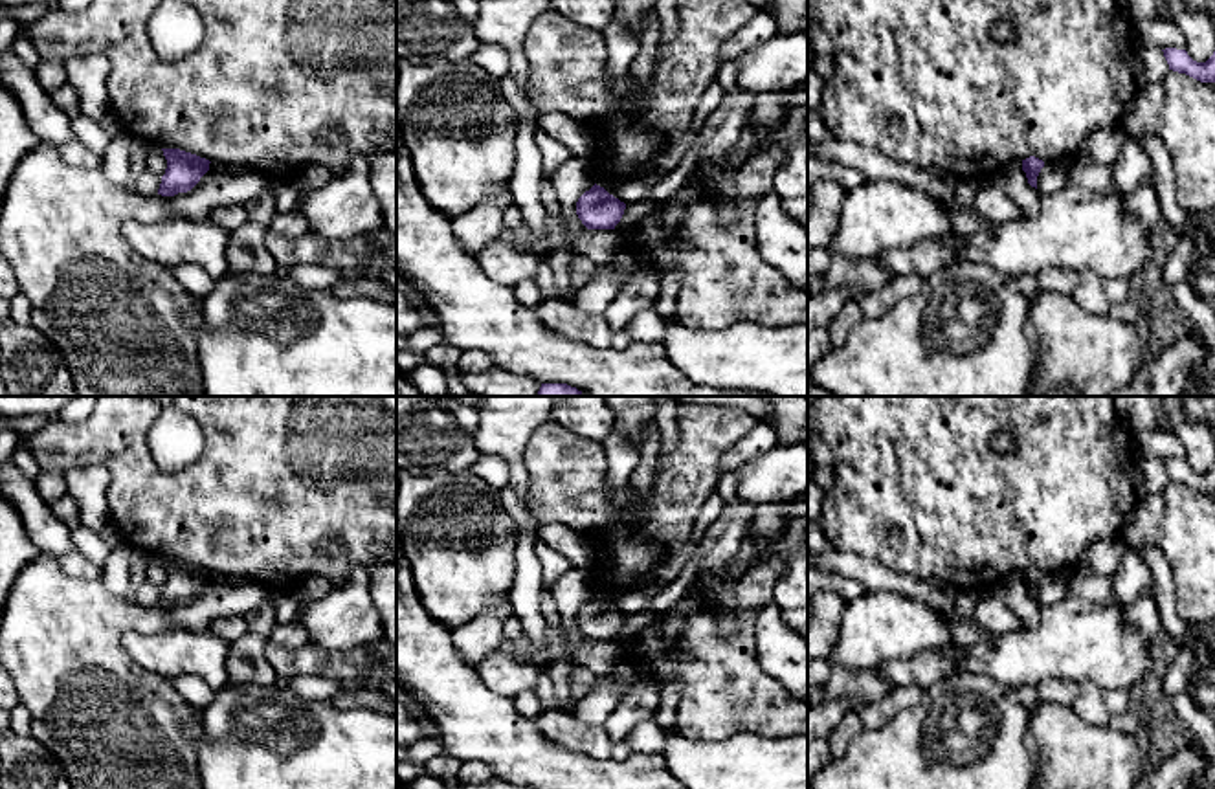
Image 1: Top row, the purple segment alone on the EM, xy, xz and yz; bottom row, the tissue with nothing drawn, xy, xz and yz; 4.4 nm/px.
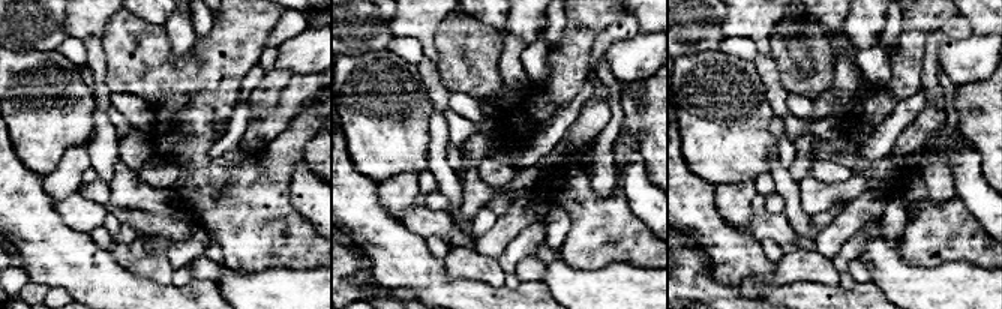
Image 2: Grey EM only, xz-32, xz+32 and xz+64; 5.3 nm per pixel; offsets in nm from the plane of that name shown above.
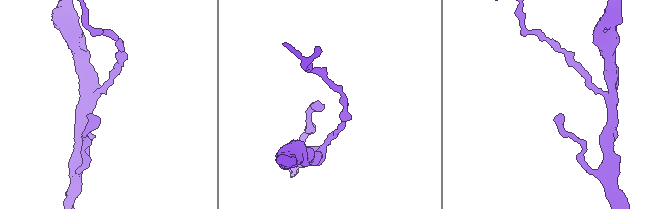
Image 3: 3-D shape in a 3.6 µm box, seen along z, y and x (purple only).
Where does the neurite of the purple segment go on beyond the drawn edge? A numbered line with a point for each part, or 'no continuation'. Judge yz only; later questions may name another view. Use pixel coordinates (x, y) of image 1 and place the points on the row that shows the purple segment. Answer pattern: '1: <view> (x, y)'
no continuation

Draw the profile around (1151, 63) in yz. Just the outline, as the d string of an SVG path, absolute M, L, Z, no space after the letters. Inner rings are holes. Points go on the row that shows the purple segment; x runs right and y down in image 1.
M1156 46L1136 48L1136 66L1140 84L1164 83L1169 64Z

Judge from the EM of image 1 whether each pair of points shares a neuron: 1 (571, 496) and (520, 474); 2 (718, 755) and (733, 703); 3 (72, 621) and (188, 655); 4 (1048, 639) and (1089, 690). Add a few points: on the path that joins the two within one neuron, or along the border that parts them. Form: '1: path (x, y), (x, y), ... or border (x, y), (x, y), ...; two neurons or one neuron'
1: border (533, 435), (525, 450), (525, 500); two neurons
2: border (679, 733), (698, 740), (764, 736); two neurons
3: border (167, 630), (127, 633), (122, 644); two neurons
4: border (1080, 683), (1094, 683), (1102, 690); two neurons

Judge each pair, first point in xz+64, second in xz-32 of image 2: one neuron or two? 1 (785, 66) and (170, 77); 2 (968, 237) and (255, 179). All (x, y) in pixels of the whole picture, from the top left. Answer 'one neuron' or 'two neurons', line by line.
1: one neuron
2: one neuron

